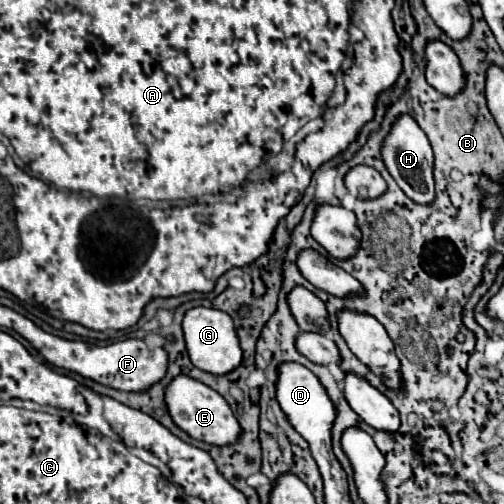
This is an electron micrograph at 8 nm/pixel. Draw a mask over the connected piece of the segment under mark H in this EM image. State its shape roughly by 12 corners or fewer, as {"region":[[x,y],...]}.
{"region":[[410,114],[384,140],[388,172],[412,202],[434,202],[432,146]]}

